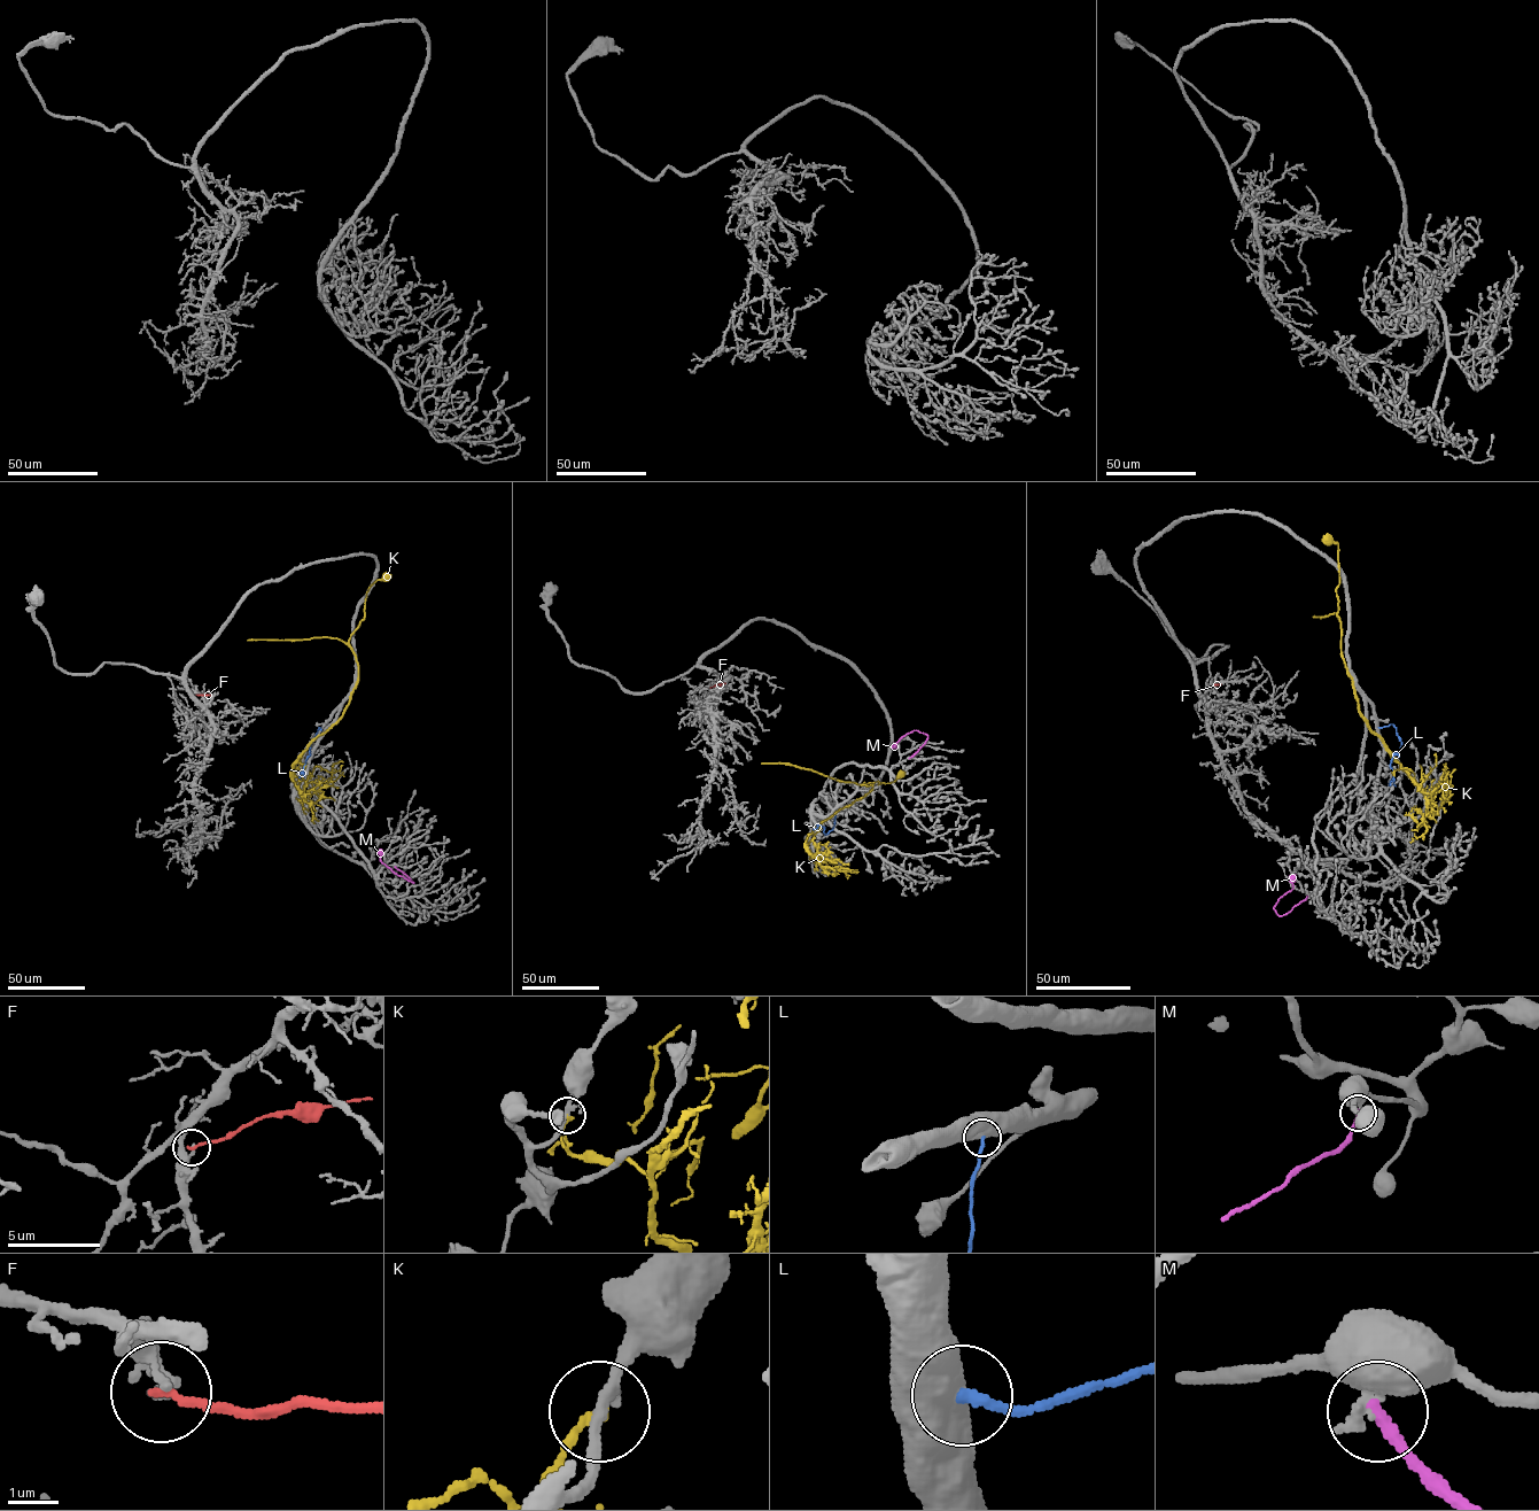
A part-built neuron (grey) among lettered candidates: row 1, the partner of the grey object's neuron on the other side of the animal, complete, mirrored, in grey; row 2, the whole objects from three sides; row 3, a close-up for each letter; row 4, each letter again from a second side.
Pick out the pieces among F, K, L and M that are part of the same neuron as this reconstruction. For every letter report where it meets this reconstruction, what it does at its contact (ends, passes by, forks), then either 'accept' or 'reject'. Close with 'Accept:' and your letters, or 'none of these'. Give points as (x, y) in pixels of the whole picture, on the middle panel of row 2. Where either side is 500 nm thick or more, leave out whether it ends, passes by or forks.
F: contact (710, 687); it ends; reject
K: contact (830, 852); it ends; reject
L: contact (836, 815); reject
M: contact (909, 758); it ends; reject
Accept: none of these

